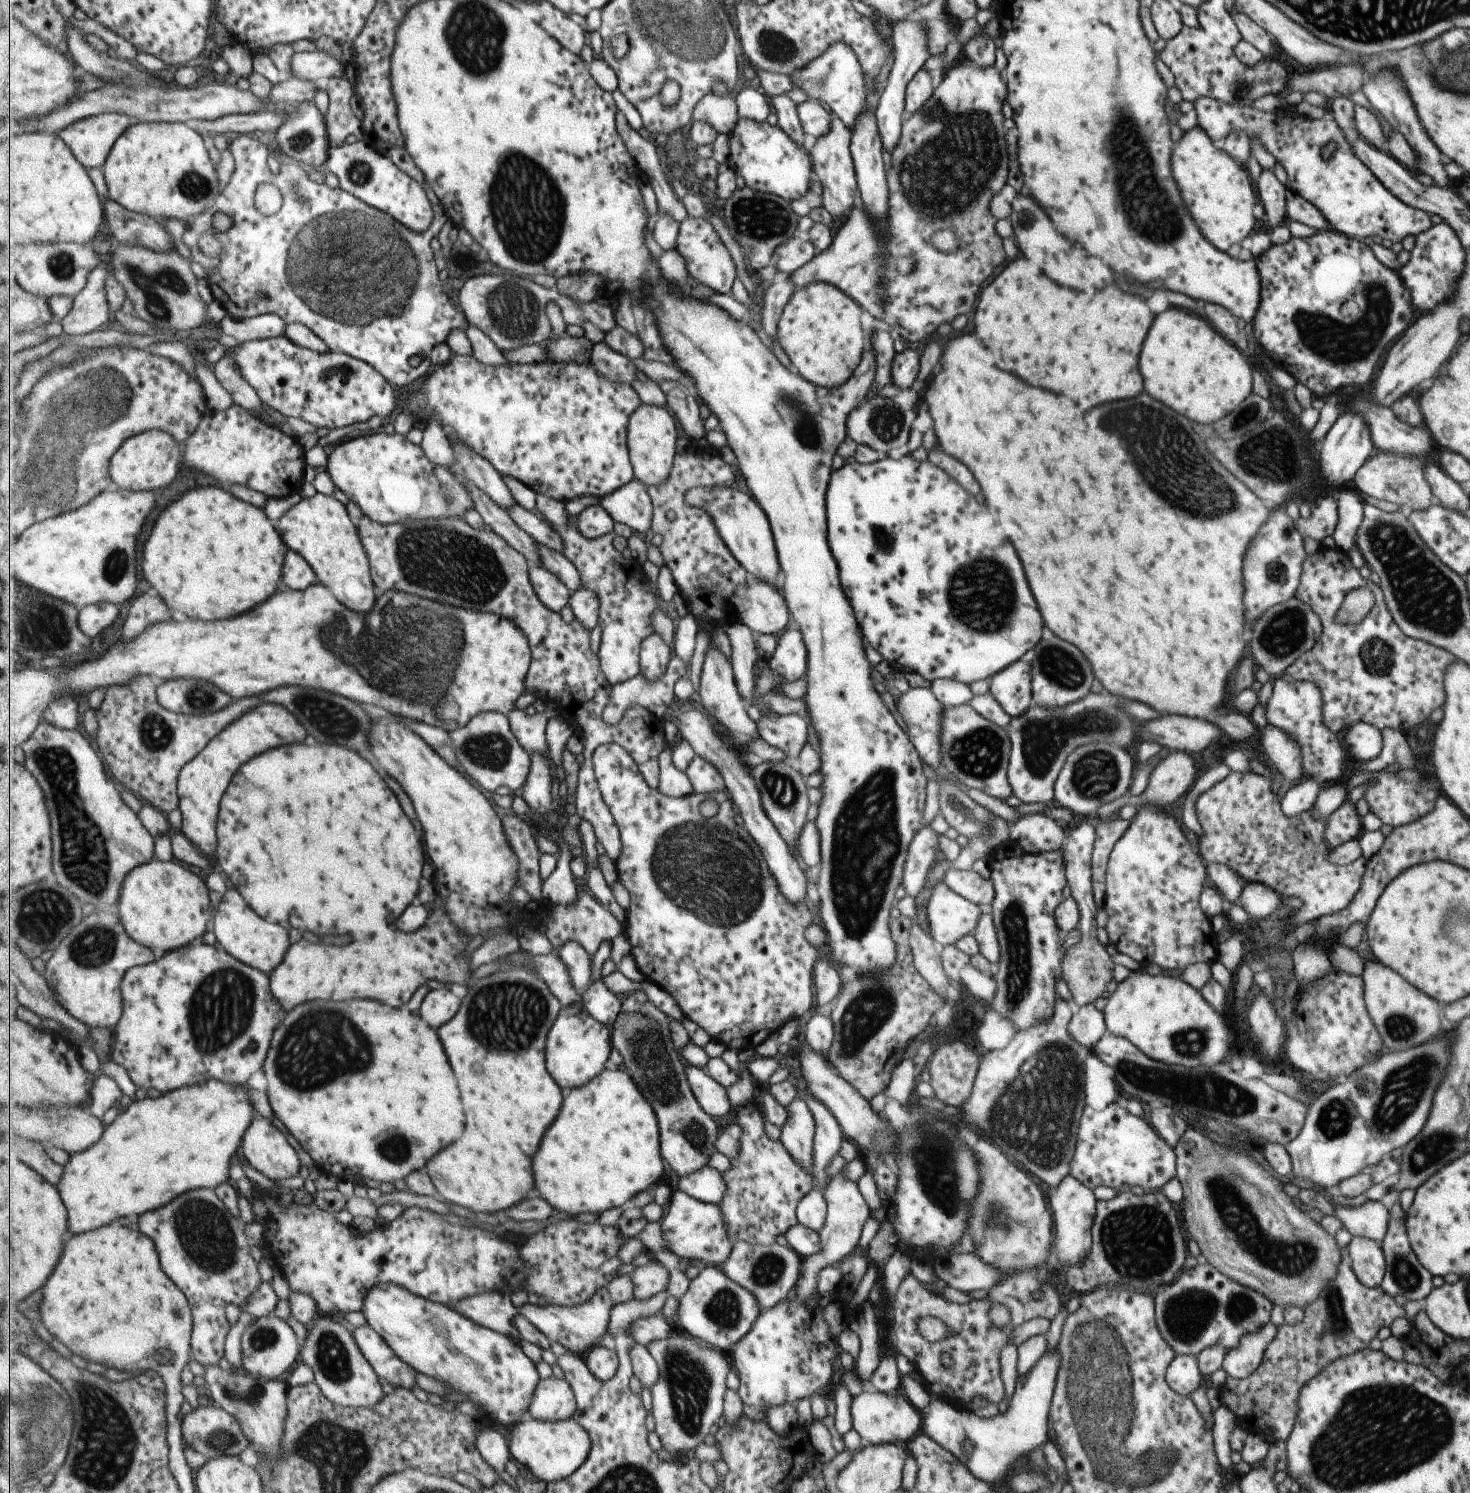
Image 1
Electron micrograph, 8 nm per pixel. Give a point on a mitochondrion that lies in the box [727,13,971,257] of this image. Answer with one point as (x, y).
(775, 46)

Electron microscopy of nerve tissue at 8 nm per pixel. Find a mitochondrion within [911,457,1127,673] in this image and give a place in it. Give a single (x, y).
(982, 594)

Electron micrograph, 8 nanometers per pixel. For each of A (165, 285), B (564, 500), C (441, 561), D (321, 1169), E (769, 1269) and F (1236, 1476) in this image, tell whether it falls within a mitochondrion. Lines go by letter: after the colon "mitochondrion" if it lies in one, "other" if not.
A: mitochondrion
B: other
C: mitochondrion
D: other
E: mitochondrion
F: other

